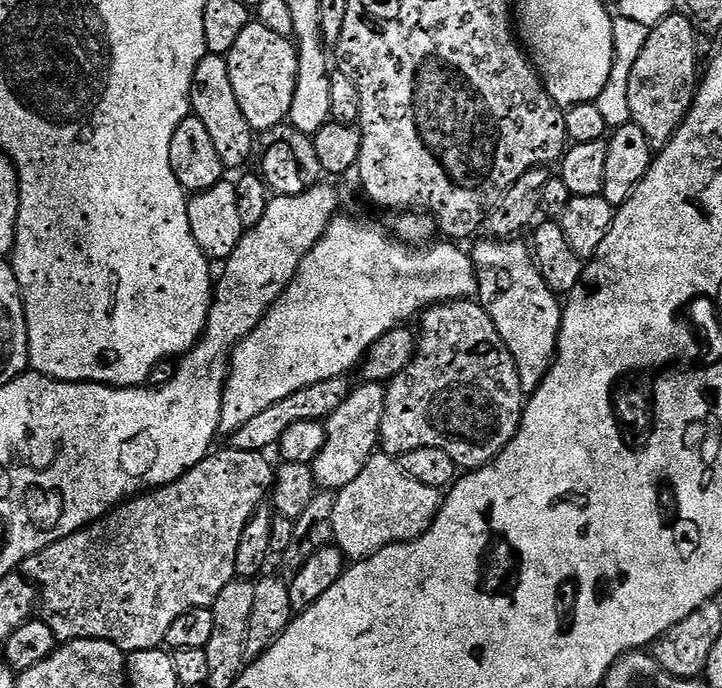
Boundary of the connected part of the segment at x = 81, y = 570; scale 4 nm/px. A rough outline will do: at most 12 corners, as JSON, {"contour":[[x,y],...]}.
{"contour":[[262,452],[174,482],[26,558],[57,641],[125,654],[237,579]]}

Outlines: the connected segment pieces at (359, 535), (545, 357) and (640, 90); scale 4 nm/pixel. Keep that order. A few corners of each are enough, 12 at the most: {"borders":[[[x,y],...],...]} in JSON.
{"borders":[[[377,451],[336,492],[332,535],[349,561],[417,540],[441,489]],[[523,239],[470,248],[478,303],[525,394],[556,359],[562,304]],[[650,28],[630,73],[631,123],[653,150],[692,108],[702,72],[696,28]]]}

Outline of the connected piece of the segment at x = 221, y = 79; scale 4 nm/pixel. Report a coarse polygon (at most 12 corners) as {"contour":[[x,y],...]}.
{"contour":[[206,54],[191,115],[206,125],[225,169],[243,169],[258,140],[225,57]]}

